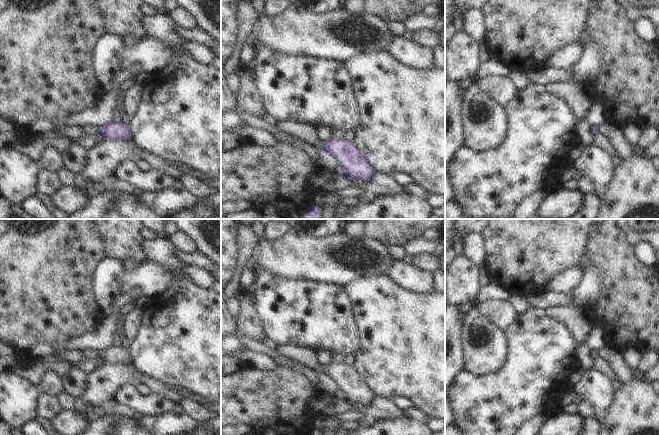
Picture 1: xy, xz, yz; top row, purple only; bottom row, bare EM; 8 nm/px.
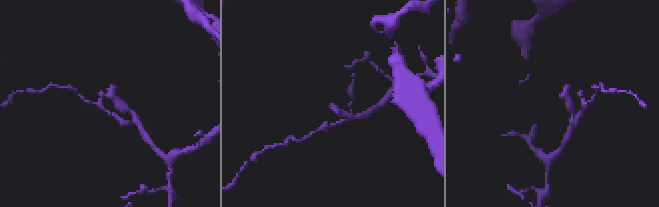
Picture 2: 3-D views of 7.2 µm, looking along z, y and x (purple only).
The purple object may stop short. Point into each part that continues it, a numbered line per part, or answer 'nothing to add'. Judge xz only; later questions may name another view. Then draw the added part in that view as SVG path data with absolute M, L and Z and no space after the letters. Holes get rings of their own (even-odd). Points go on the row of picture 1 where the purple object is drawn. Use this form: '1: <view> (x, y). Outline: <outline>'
1: xz (303, 131). Outline: M278 121L276 126L279 130L290 133L314 147L321 147L321 141L317 138L314 125L296 121Z

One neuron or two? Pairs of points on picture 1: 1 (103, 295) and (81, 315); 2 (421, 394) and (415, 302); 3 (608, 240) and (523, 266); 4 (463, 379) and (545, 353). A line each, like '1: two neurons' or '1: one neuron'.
1: two neurons
2: one neuron
3: two neurons
4: one neuron

